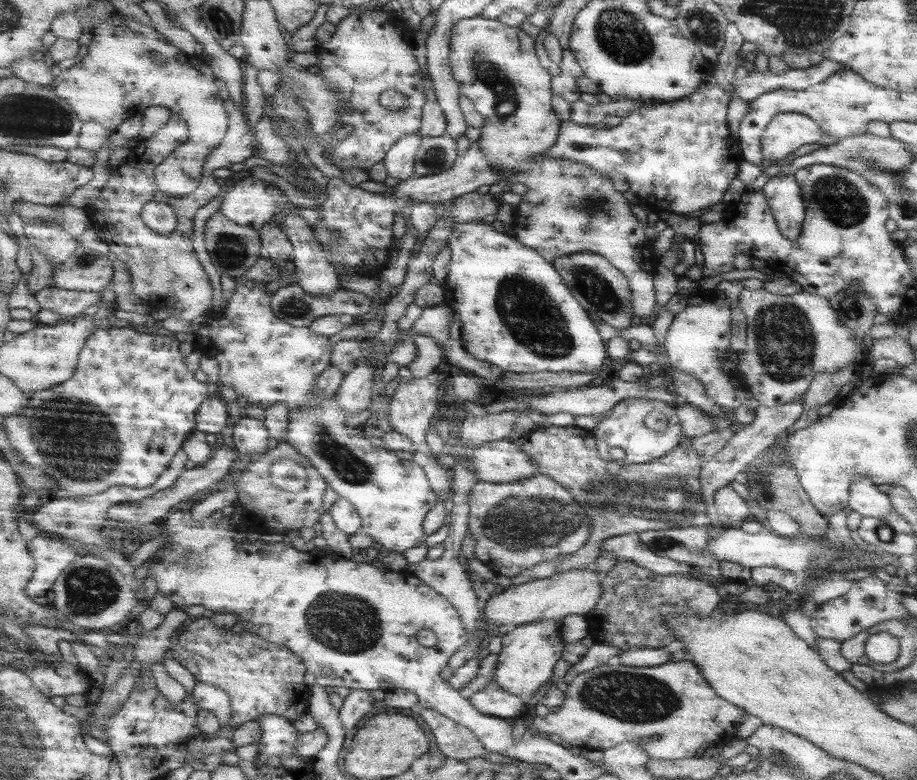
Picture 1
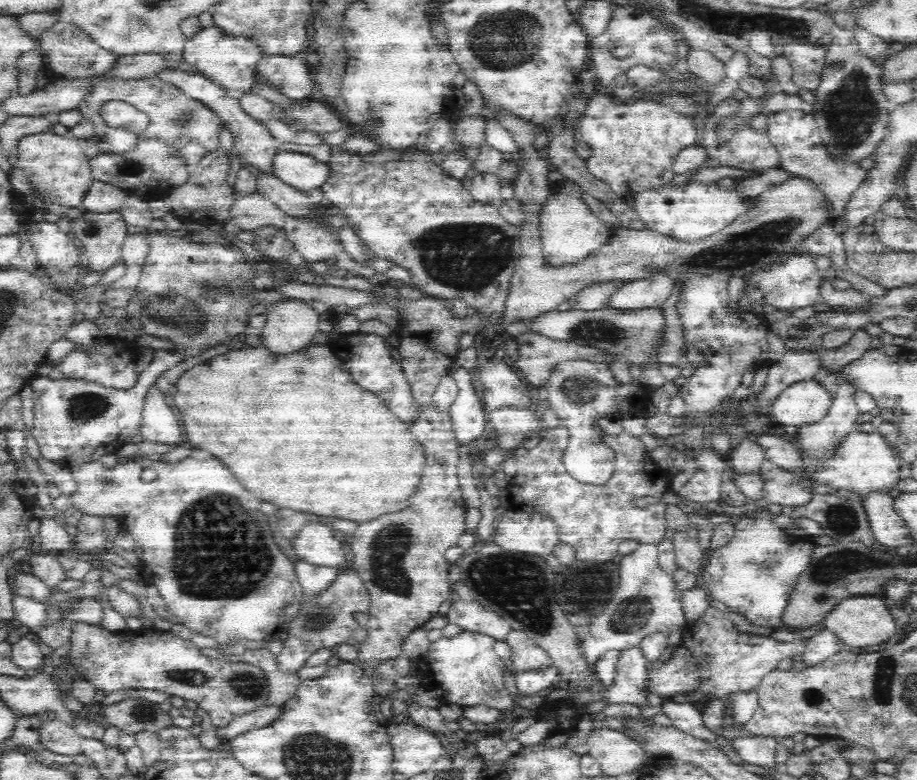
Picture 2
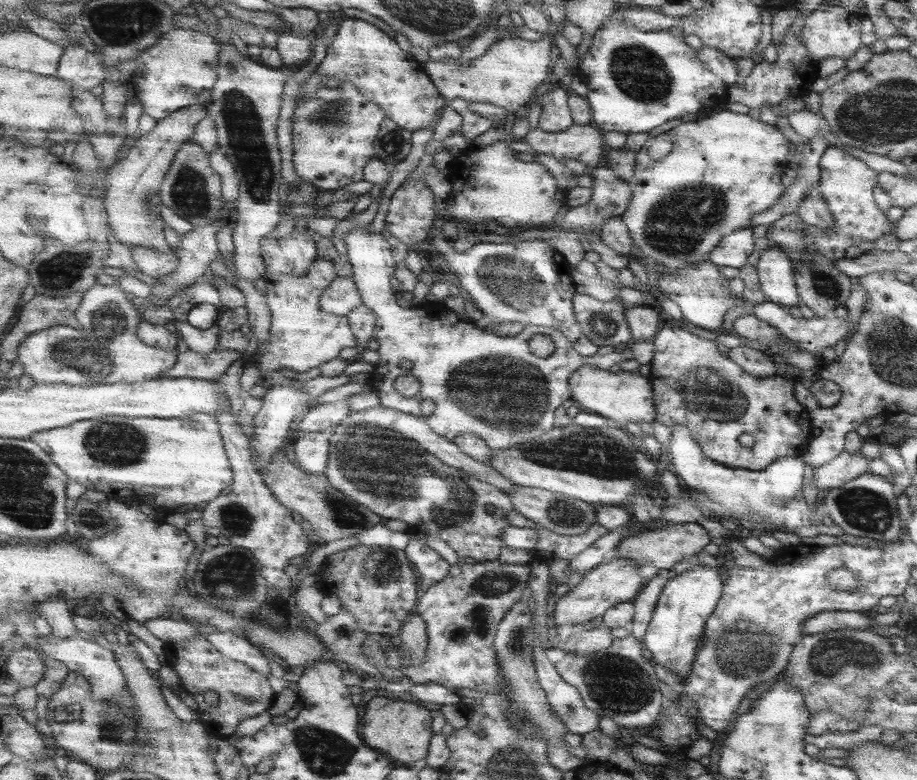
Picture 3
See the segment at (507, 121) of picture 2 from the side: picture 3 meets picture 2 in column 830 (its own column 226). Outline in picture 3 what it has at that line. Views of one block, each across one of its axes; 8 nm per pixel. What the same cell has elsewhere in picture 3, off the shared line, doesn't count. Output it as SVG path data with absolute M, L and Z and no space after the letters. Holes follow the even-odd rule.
M189 142L179 150L161 186L161 202L181 218L191 222L195 228L209 226L215 222L229 222L229 210L223 196L223 176L213 168L211 154L201 144Z

